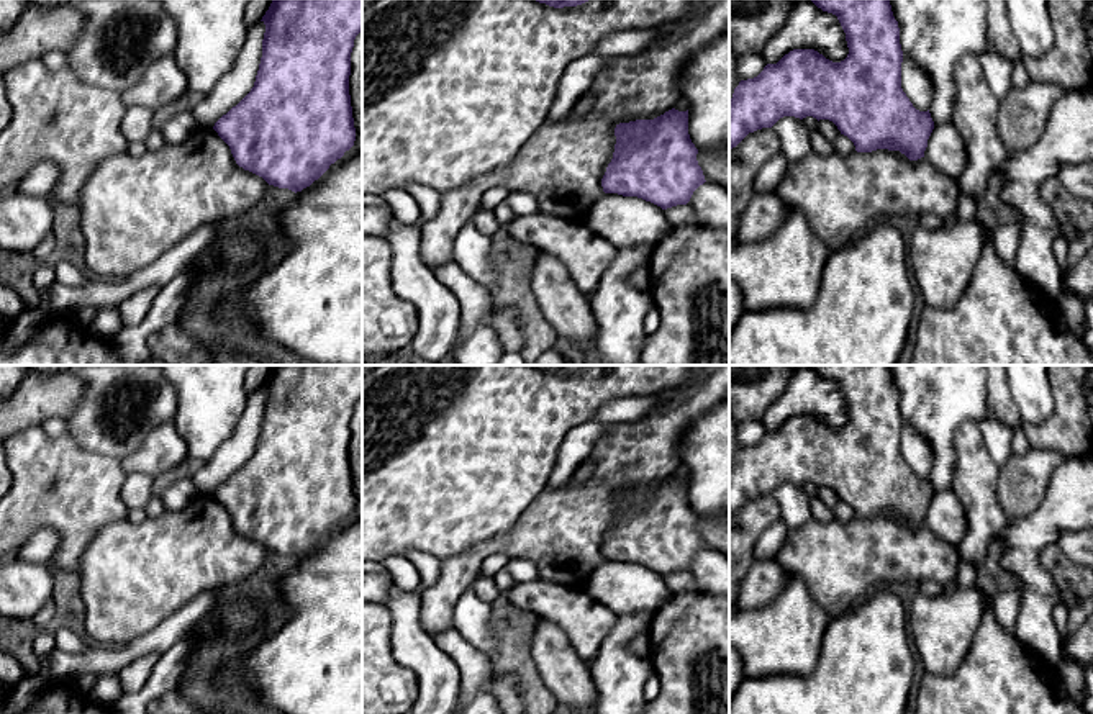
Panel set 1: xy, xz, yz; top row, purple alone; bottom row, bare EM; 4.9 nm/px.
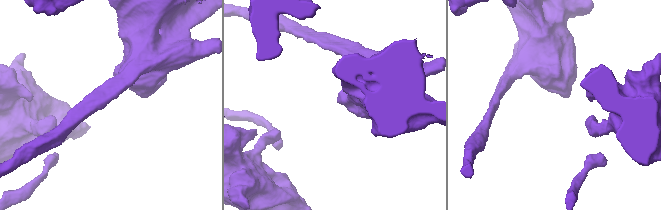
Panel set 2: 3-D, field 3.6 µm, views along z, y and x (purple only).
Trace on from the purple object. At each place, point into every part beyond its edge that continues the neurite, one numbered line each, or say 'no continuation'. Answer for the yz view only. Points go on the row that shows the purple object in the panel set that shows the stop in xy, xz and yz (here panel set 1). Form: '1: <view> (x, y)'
no continuation

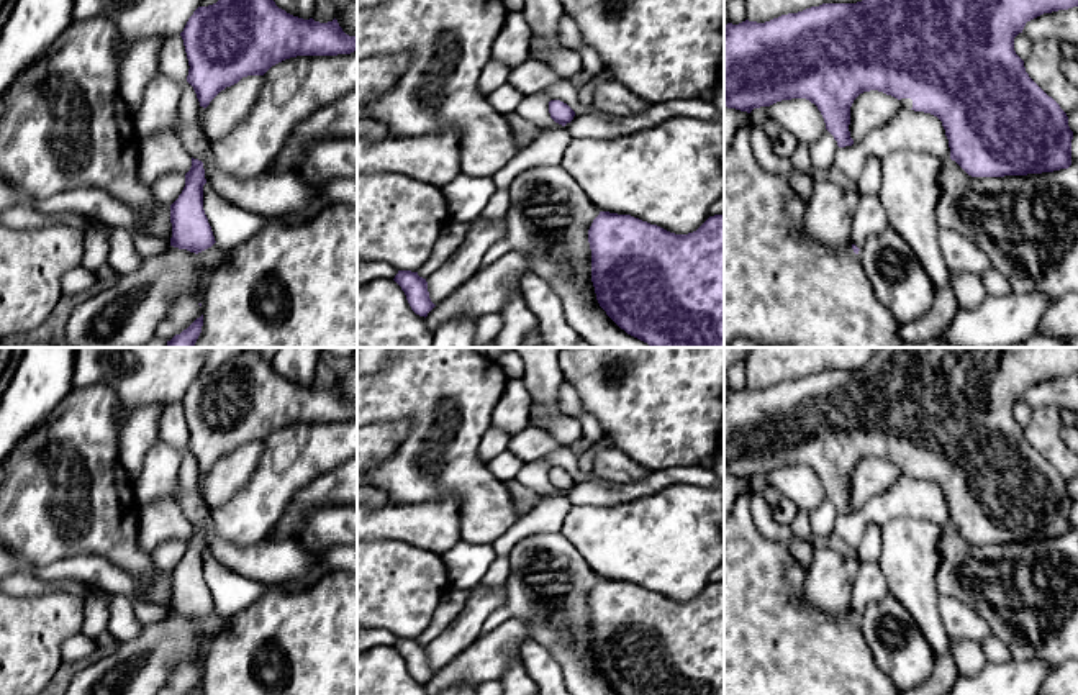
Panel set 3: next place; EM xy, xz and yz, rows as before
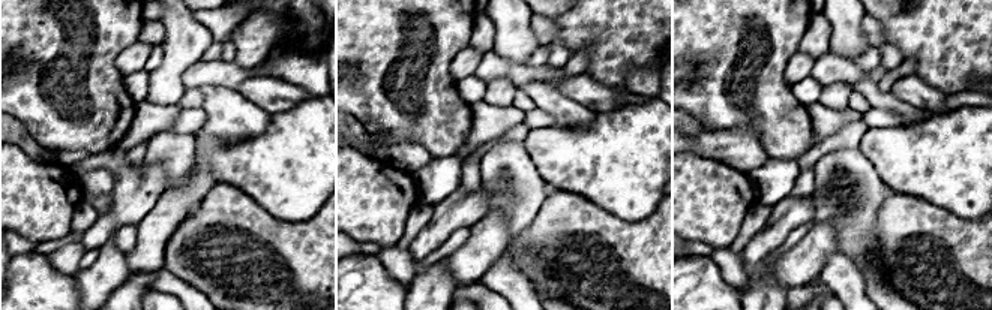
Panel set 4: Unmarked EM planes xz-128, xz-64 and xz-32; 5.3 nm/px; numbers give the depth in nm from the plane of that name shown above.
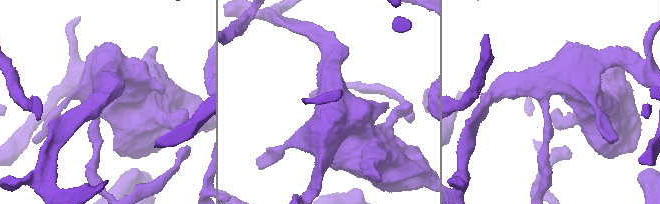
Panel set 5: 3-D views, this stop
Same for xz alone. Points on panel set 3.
no continuation

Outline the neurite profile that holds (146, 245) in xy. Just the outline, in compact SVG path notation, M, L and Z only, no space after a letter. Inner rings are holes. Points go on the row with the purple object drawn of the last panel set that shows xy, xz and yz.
M136 233L134 246L138 254L146 261L152 256L161 254L164 249L170 246L170 243L165 238L152 236L149 233Z

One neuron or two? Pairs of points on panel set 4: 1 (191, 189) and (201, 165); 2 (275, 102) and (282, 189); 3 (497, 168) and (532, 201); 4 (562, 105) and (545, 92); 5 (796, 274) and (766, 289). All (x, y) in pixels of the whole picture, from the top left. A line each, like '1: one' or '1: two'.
1: one
2: two
3: one
4: one
5: two

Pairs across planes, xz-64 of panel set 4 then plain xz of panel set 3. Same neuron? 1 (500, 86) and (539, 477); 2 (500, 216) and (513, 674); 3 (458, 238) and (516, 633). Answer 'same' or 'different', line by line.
1: same
2: different
3: different

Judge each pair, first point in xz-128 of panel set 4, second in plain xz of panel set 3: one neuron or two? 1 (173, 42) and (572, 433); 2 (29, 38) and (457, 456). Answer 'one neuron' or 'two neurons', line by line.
1: two neurons
2: one neuron

